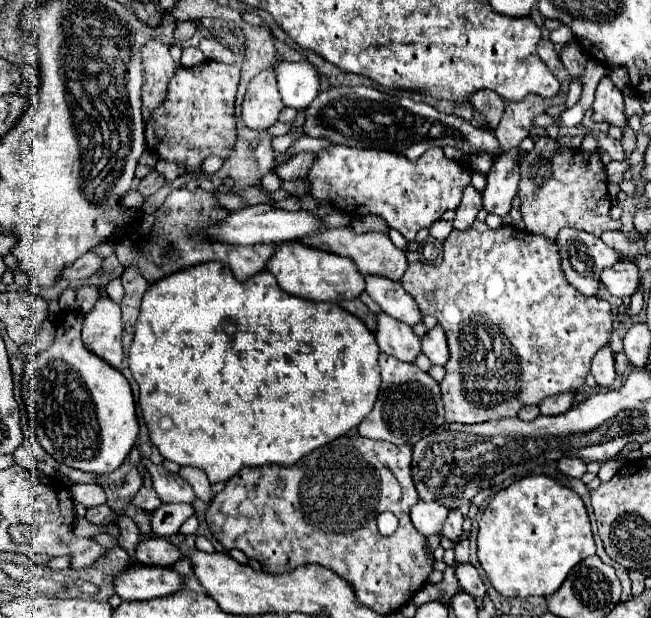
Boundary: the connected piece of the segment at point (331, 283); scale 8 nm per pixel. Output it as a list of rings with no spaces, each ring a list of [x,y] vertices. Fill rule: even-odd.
[[[284,242],[268,262],[268,270],[276,276],[278,284],[288,292],[314,302],[342,302],[354,300],[364,290],[364,276],[358,272],[352,258],[330,254],[324,250],[308,248],[300,242]]]

